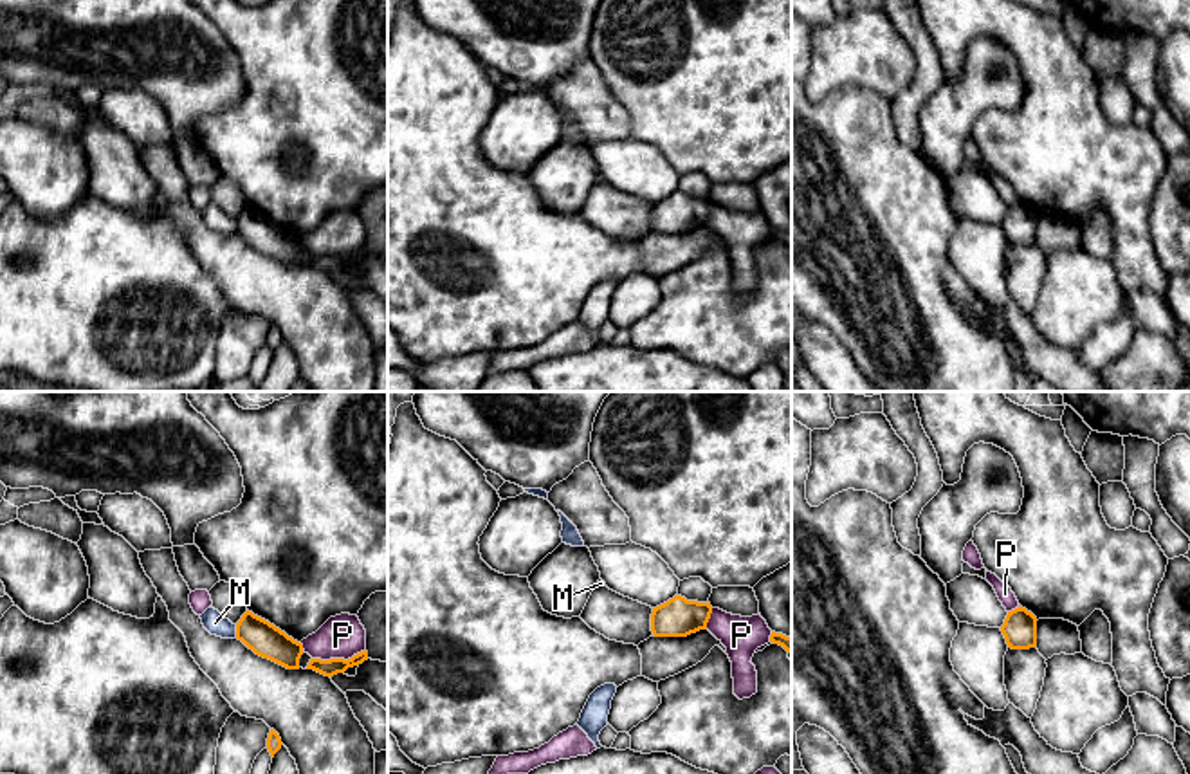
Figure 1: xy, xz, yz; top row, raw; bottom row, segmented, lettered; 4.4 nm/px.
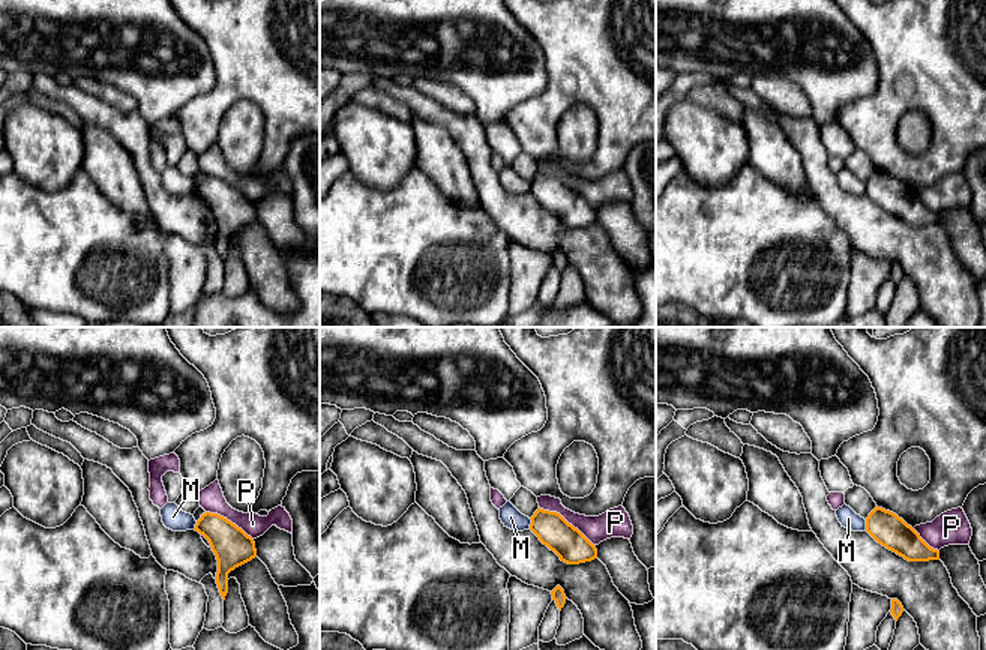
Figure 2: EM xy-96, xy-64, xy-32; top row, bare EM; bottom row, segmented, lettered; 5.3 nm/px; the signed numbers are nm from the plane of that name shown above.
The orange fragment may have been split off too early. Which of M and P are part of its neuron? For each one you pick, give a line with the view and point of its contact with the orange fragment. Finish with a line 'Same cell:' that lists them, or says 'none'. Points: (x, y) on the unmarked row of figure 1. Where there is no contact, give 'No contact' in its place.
Same cell: none

